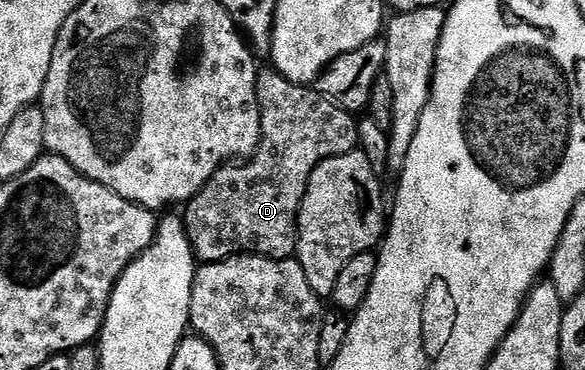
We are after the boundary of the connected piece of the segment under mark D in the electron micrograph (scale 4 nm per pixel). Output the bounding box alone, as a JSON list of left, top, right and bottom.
[181,68,359,263]

